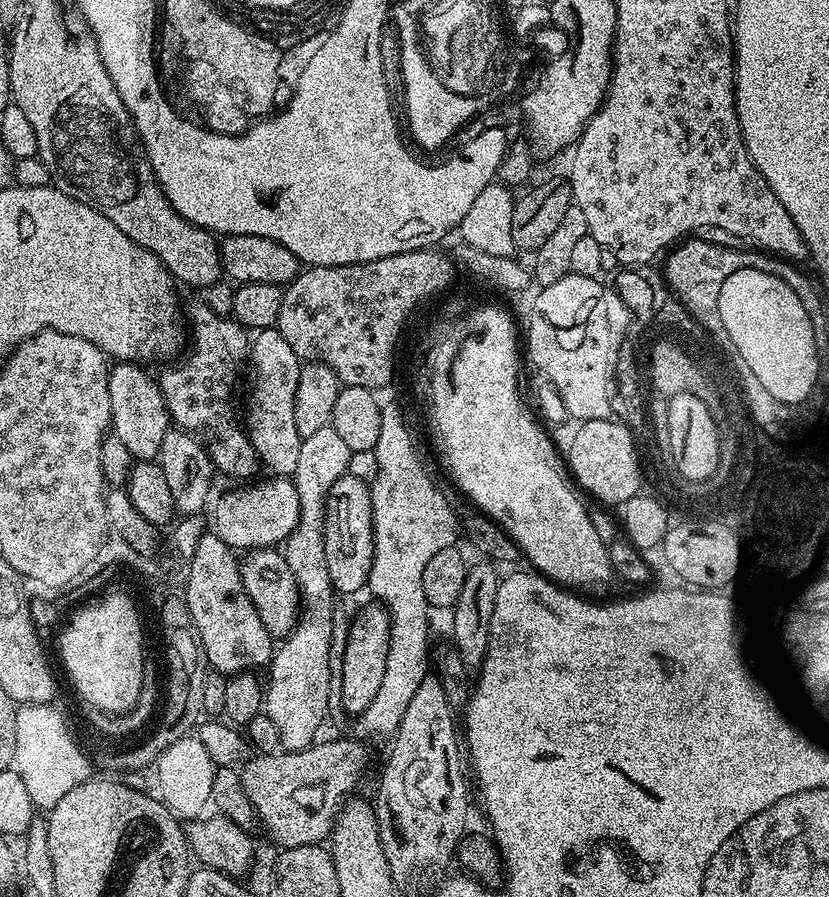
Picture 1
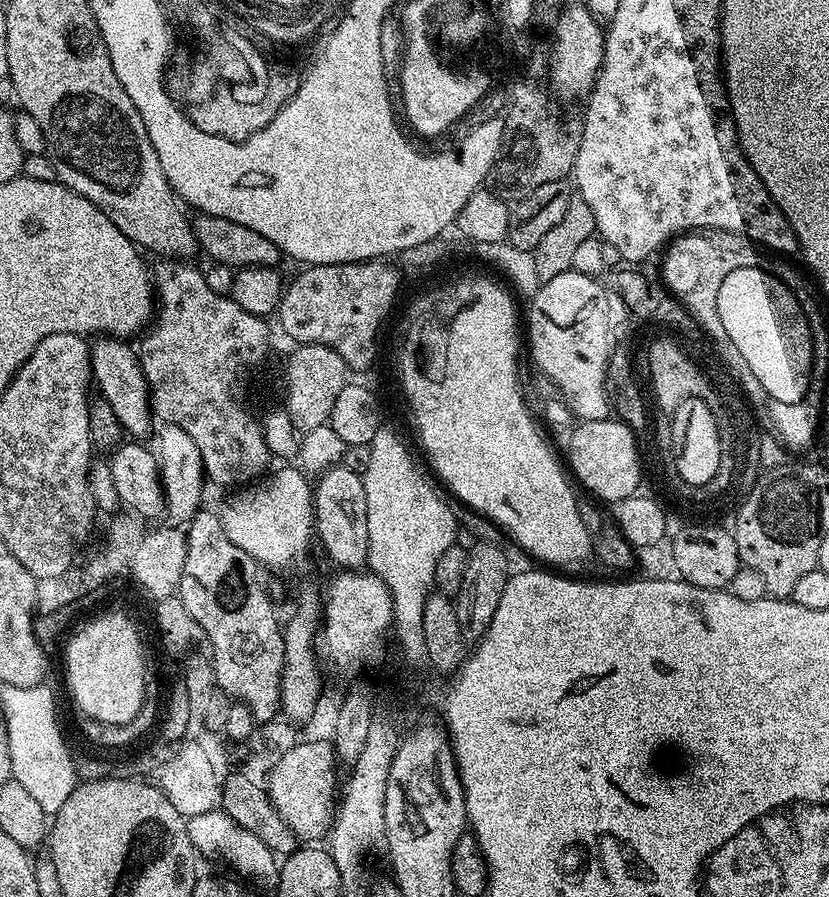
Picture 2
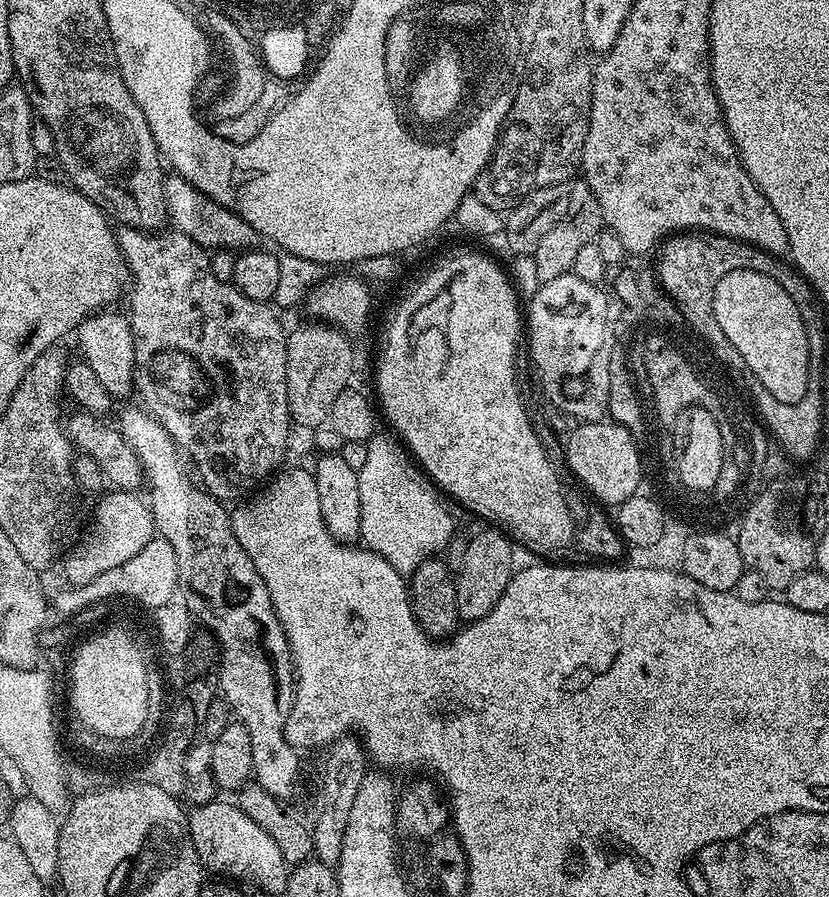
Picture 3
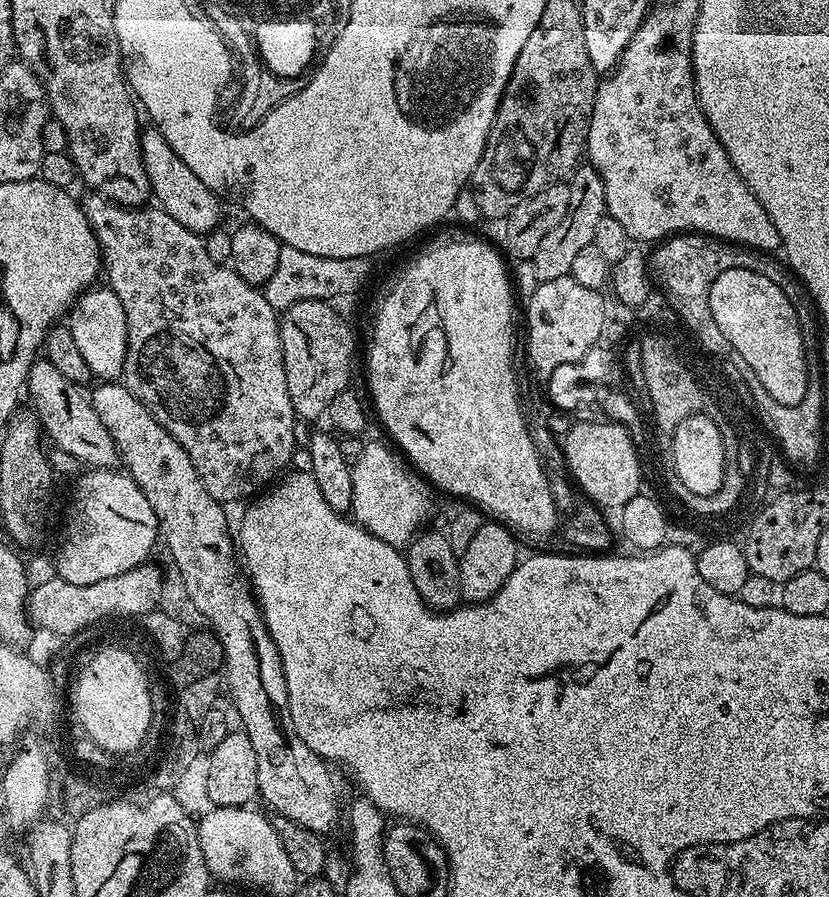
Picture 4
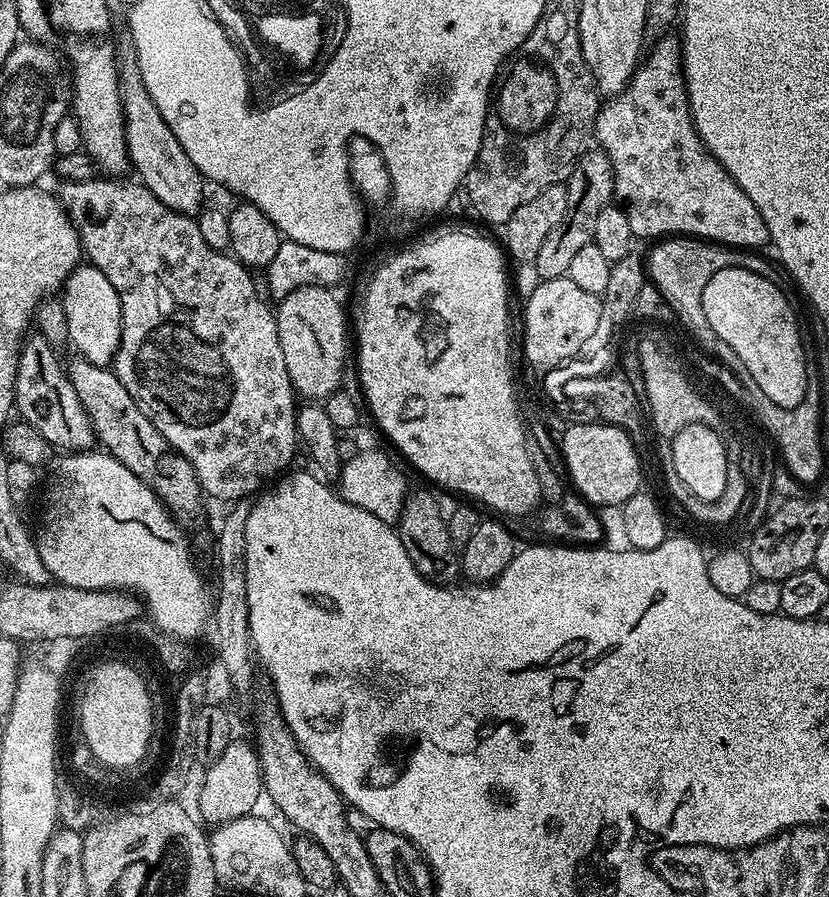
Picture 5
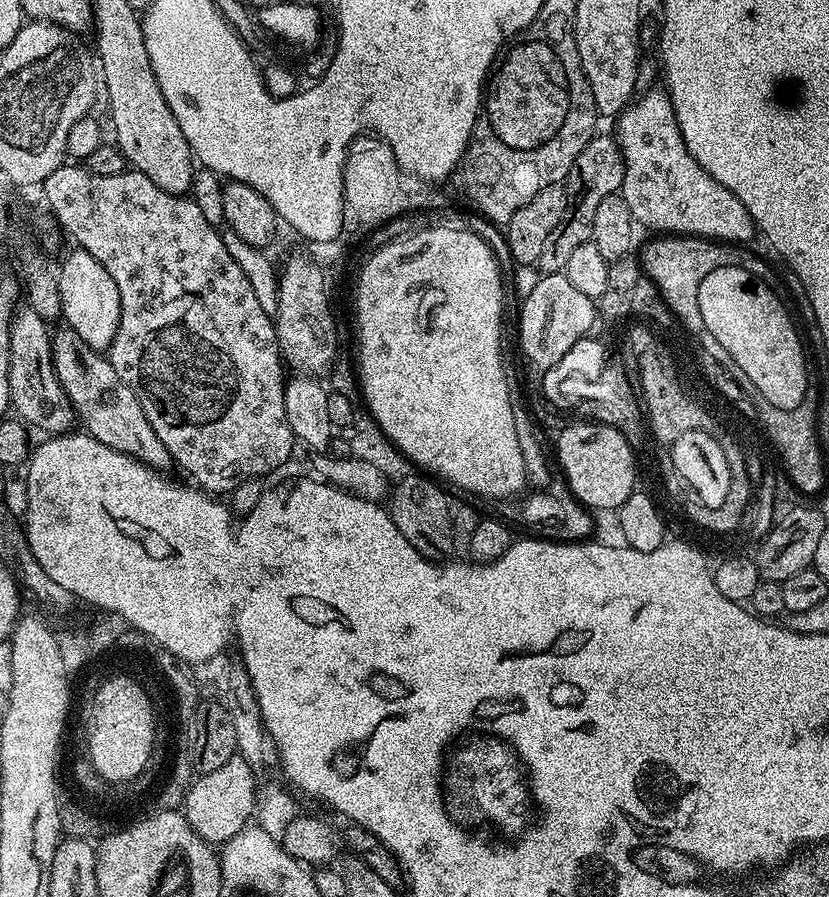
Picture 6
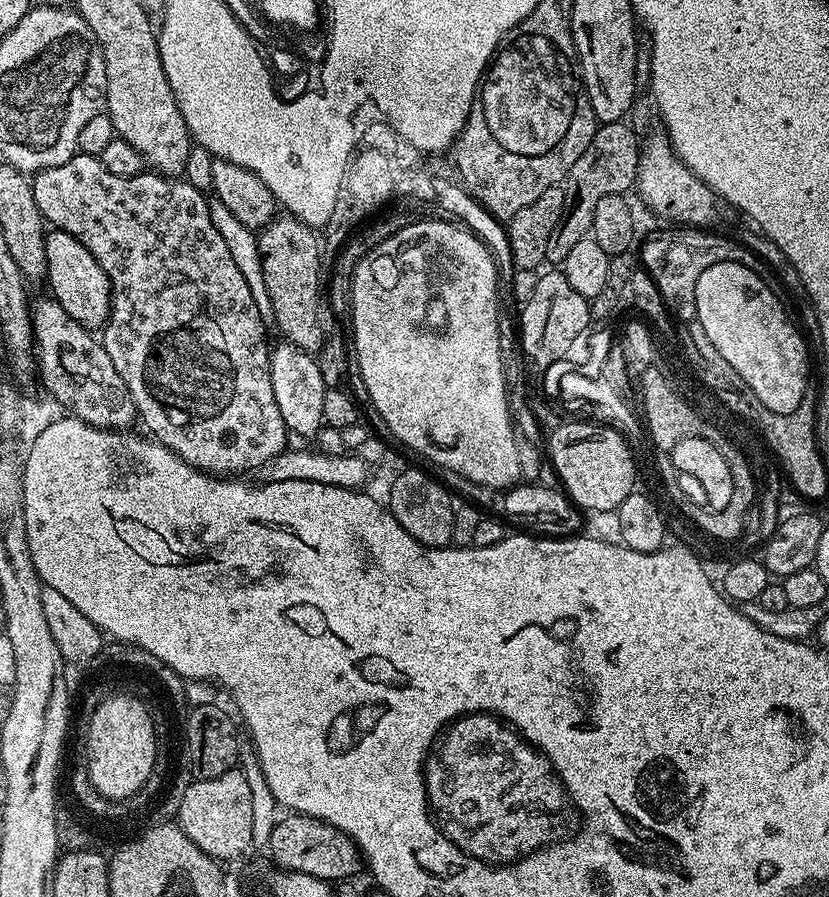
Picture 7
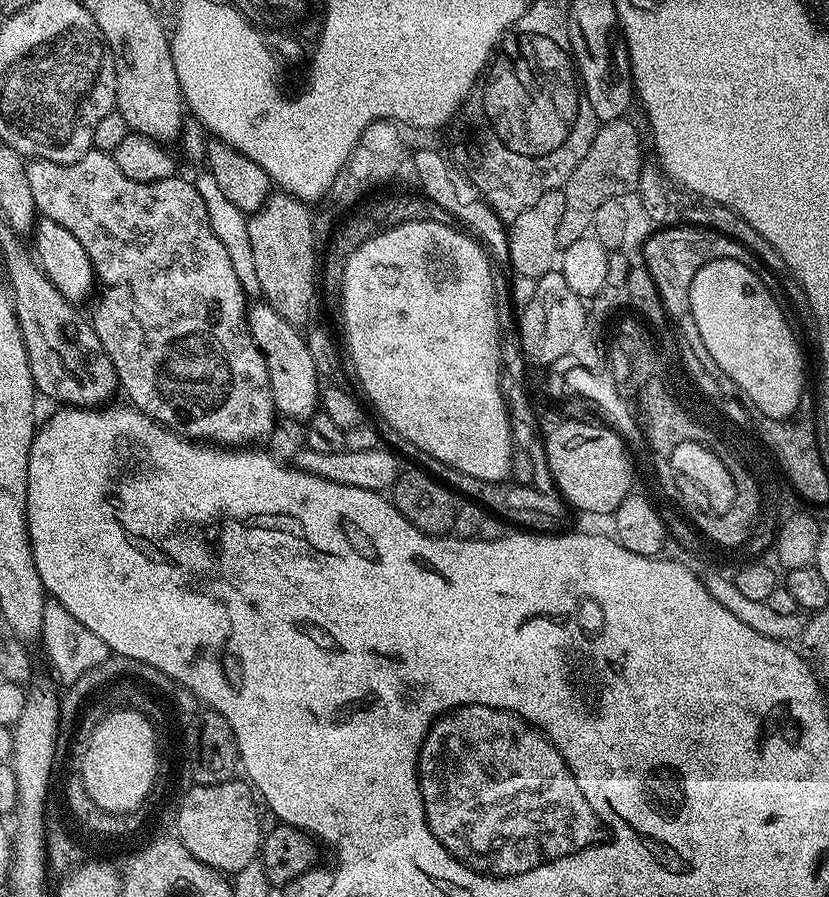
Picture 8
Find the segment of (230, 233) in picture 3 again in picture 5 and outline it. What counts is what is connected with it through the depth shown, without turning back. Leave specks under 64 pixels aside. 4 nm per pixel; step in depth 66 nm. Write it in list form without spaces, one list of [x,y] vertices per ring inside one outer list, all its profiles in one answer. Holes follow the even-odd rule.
[[[121,55],[120,65],[120,97],[124,103],[124,125],[126,126],[126,146],[131,167],[136,168],[139,183],[158,198],[170,210],[178,210],[189,214],[199,213],[205,199],[204,187],[206,181],[204,175],[190,162],[186,150],[182,150],[182,142],[174,138],[174,130],[166,126],[166,118],[158,114],[158,106],[154,106],[154,98],[146,90],[142,82],[140,67],[135,55]]]

